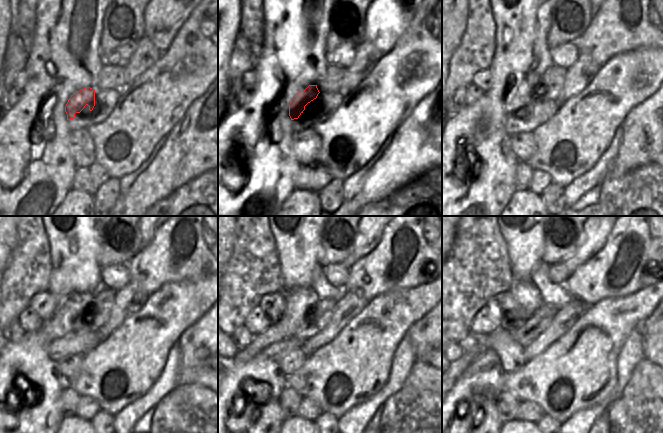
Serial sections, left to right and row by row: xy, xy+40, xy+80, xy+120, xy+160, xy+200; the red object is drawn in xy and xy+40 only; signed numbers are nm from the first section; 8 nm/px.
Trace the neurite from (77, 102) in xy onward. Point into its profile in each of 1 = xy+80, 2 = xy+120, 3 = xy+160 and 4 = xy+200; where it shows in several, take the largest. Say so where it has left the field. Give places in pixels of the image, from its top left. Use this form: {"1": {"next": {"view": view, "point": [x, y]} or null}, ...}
{"1": {"next": {"view": "xy+80", "point": [534, 79]}}, "2": {"next": {"view": "xy+120", "point": [80, 300]}}, "3": {"next": {"view": "xy+160", "point": [305, 297]}}, "4": {"next": {"view": "xy+200", "point": [526, 293]}}}

